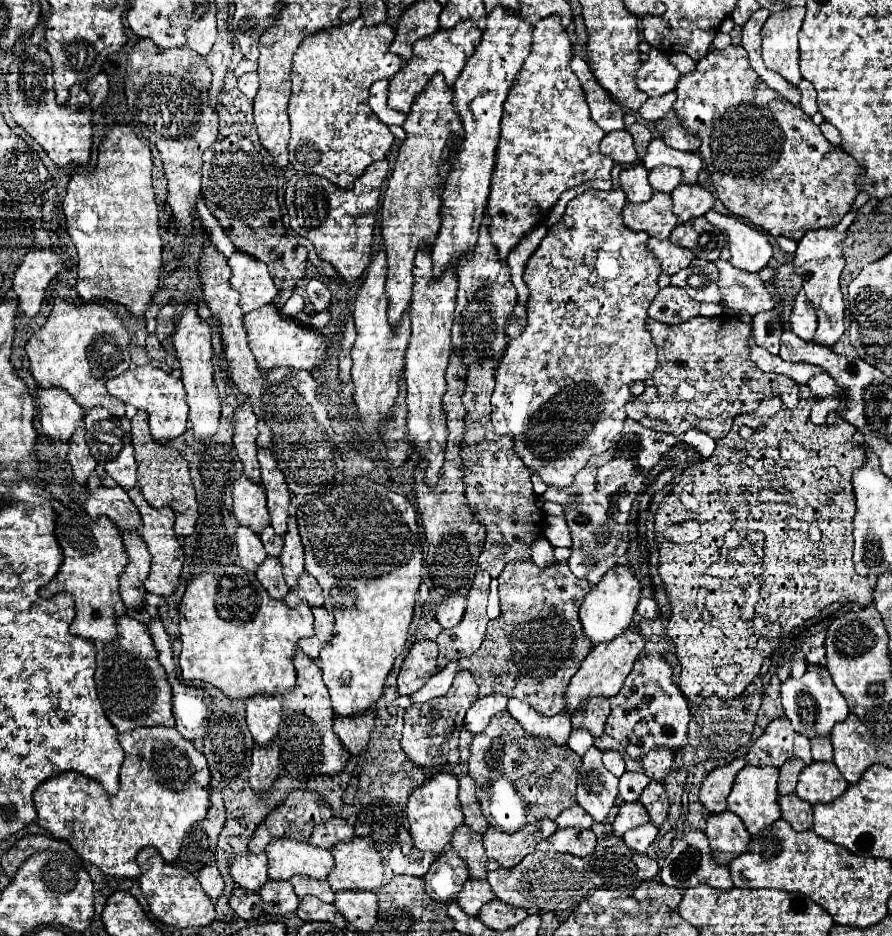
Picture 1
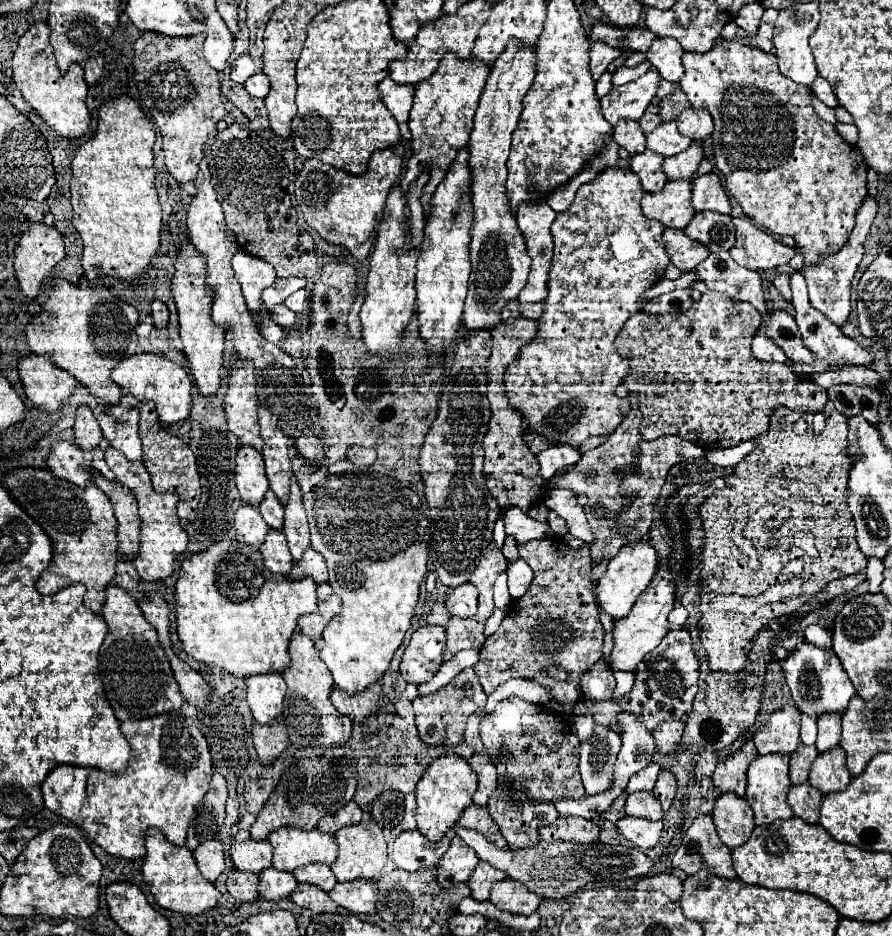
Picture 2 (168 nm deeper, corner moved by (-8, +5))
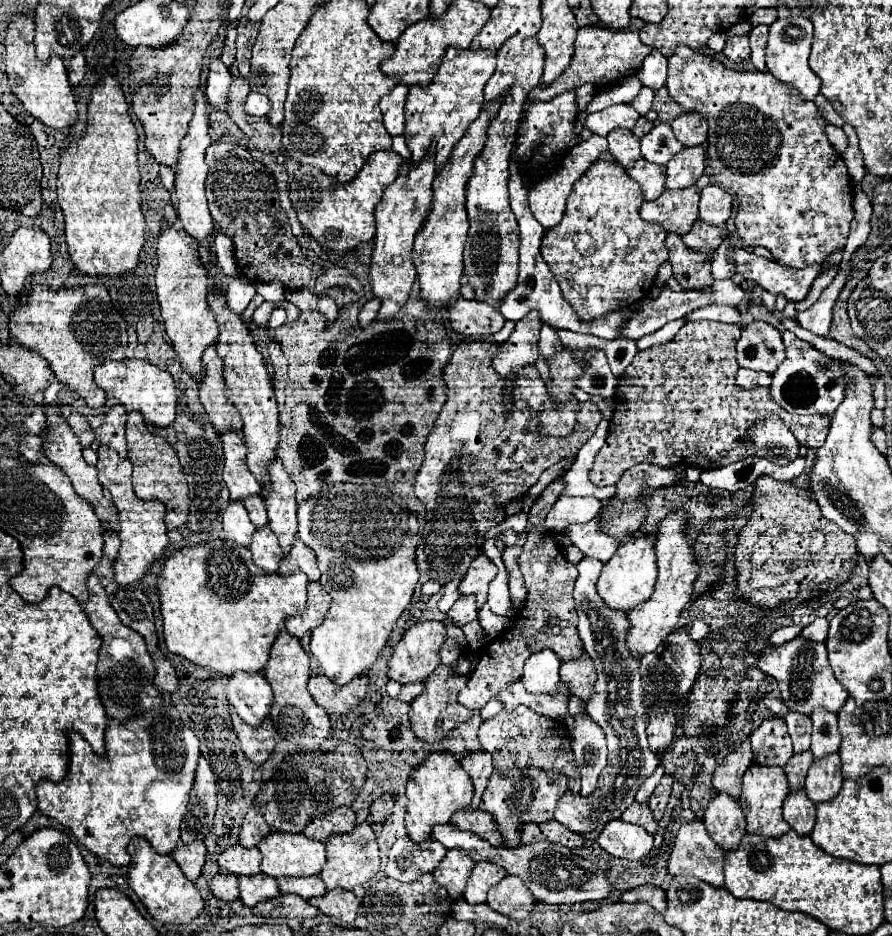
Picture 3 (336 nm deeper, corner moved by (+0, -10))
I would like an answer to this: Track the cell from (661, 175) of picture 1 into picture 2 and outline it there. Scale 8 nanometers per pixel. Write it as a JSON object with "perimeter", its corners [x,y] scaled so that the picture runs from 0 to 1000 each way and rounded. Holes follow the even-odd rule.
{"perimeter":[[[778,152],[776,158],[744,169],[744,186],[749,192],[767,192],[767,190],[778,190],[780,188],[780,179],[785,175],[785,171],[789,169],[789,160],[787,160],[787,152]]]}

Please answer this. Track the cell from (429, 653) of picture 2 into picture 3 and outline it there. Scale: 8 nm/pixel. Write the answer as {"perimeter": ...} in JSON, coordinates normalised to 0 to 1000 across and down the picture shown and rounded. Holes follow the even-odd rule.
{"perimeter":[[[469,663],[460,672],[451,676],[451,683],[444,687],[442,698],[435,706],[435,717],[433,721],[448,732],[453,730],[464,730],[464,728],[475,728],[489,710],[493,710],[493,691],[500,683],[500,668],[498,663]]]}

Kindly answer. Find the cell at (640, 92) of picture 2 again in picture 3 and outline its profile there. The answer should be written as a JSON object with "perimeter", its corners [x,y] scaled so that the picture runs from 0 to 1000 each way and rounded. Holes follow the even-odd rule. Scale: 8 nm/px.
{"perimeter":[[[702,110],[695,112],[686,112],[682,116],[675,116],[670,121],[661,121],[655,127],[655,136],[659,136],[664,142],[679,146],[684,140],[700,136],[700,138],[709,138],[711,131],[715,129],[715,119],[709,116]]]}

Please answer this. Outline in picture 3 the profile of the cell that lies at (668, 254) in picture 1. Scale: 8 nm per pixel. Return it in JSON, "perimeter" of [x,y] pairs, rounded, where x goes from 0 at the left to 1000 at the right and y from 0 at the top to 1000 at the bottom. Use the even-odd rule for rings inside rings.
{"perimeter":[[[749,249],[747,264],[751,268],[751,283],[756,290],[756,296],[765,304],[765,309],[789,309],[798,304],[798,292],[796,292],[796,272],[787,268],[771,266],[762,251]]]}

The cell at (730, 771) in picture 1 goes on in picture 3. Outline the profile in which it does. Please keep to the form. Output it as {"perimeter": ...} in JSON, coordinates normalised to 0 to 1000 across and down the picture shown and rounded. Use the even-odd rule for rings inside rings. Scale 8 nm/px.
{"perimeter":[[[841,790],[832,792],[830,798],[812,809],[812,813],[803,819],[798,839],[805,847],[816,847],[818,851],[827,854],[832,845],[832,828],[843,815],[843,800],[841,800]]]}

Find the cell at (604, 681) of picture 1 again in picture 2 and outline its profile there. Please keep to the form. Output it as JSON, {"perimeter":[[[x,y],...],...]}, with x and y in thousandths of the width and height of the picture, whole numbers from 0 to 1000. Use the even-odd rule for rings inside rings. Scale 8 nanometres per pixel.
{"perimeter":[[[742,605],[733,615],[731,624],[724,628],[722,637],[717,637],[717,641],[713,641],[713,645],[709,647],[709,654],[700,662],[691,665],[686,675],[688,690],[684,694],[684,703],[679,705],[682,714],[711,718],[715,709],[722,705],[722,701],[731,697],[740,688],[742,679],[749,675],[749,654],[753,652],[753,647],[756,647],[756,620],[753,613],[749,611],[749,605]]]}

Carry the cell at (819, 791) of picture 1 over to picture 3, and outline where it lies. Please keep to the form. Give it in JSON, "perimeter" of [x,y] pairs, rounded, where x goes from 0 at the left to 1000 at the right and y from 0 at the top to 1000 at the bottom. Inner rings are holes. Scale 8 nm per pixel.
{"perimeter":[[[933,804],[922,811],[913,811],[906,830],[904,830],[904,847],[913,858],[933,856],[944,841],[944,824],[942,824],[942,807]]]}

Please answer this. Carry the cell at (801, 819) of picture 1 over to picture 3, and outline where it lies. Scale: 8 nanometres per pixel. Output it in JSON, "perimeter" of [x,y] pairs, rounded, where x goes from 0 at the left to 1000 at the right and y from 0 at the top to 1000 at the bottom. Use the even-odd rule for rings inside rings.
{"perimeter":[[[897,843],[886,847],[879,856],[879,875],[897,892],[908,892],[915,877],[915,860],[906,854],[904,845]]]}

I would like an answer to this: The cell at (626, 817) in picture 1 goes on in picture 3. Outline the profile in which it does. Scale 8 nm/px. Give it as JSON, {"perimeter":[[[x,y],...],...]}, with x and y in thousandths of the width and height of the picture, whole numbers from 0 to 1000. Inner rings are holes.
{"perimeter":[[[709,858],[700,869],[697,869],[697,877],[702,879],[713,879],[717,884],[722,884],[726,890],[735,890],[735,875],[731,871],[731,864],[726,862],[726,858]]]}

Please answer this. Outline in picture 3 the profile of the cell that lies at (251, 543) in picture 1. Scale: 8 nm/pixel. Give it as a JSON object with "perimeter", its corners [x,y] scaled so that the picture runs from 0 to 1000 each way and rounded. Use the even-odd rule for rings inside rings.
{"perimeter":[[[260,535],[249,550],[249,561],[251,561],[251,574],[260,576],[274,584],[280,582],[283,572],[285,572],[285,561],[278,552],[278,546],[274,542],[274,537],[269,535]]]}

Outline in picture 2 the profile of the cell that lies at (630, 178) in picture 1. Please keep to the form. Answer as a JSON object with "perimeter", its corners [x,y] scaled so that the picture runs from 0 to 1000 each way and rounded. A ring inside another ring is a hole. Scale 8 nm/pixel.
{"perimeter":[[[722,160],[720,165],[709,167],[706,179],[717,190],[722,205],[740,205],[747,197],[747,188],[742,184],[742,167],[735,162]]]}

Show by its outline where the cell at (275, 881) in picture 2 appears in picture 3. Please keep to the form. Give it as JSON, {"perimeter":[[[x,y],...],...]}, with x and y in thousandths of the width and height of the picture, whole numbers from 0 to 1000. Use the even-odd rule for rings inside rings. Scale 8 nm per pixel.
{"perimeter":[[[296,933],[267,937],[267,950],[269,950],[269,963],[278,969],[287,967],[287,963],[294,960],[307,960],[314,954],[309,941]]]}

